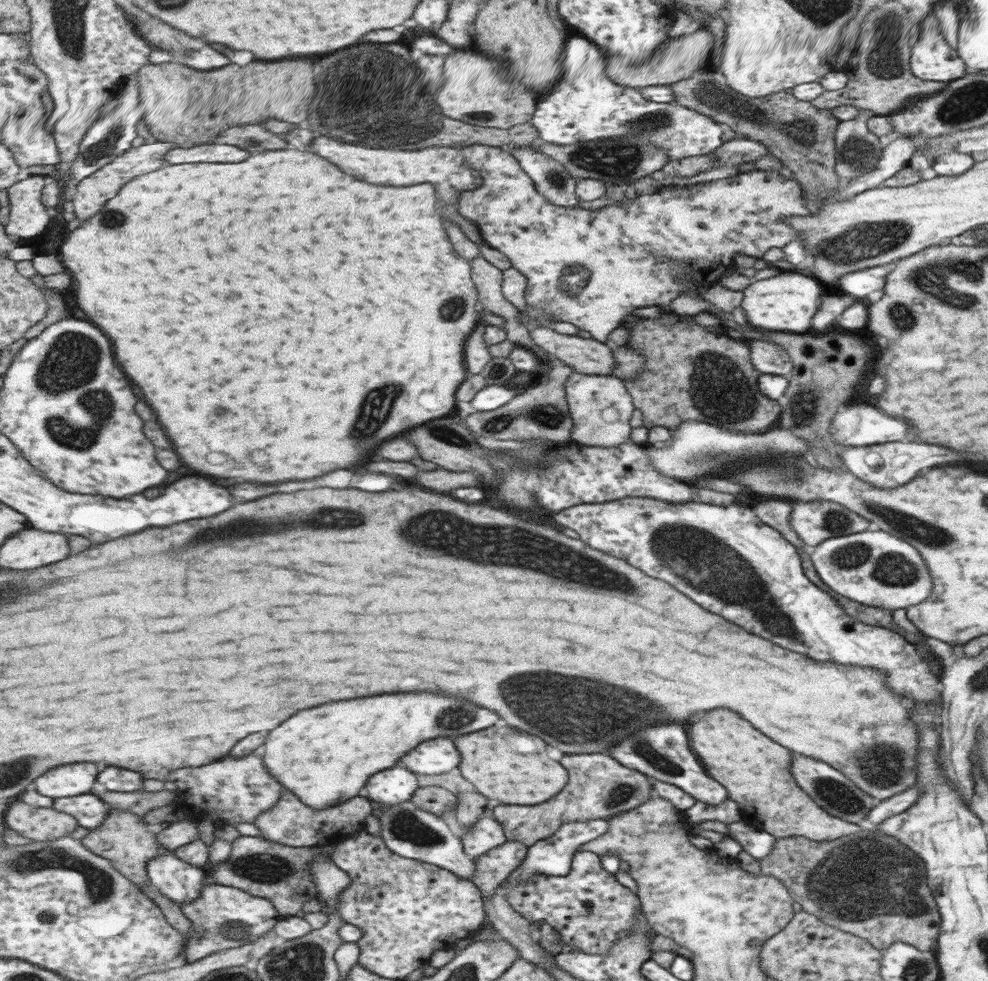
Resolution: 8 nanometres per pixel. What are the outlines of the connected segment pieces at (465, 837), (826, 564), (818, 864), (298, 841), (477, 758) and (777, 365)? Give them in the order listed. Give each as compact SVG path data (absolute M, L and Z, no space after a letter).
M479 818L461 837L464 852L472 860L488 854L494 847L500 847L508 840L505 828L494 818L489 820Z
M865 531L828 538L809 549L818 576L832 590L866 606L898 610L920 604L932 592L932 576L927 562L914 545L888 532Z
M876 828L870 830L860 829L852 838L854 838L852 842L846 842L846 837L829 841L813 841L803 836L777 838L774 846L771 848L770 854L760 860L761 874L777 877L778 880L784 881L786 888L789 888L789 891L794 897L794 902L801 910L815 914L822 921L825 921L826 924L833 925L844 932L849 932L850 934L862 936L862 938L870 940L870 944L873 944L876 948L886 950L896 942L904 942L914 945L917 949L921 949L922 952L934 951L939 940L939 931L942 927L942 916L940 915L934 892L926 884L927 866L923 863L923 860L898 839L890 835L883 835Z
M284 789L282 800L276 804L275 808L264 812L260 818L256 819L256 824L263 830L263 836L272 842L286 844L291 847L318 847L333 845L340 840L347 838L350 834L358 832L364 828L366 816L372 814L372 806L368 798L355 796L348 802L326 808L326 810L316 810L304 804L295 792Z
M491 726L486 728L486 732L474 732L462 738L458 736L454 744L458 744L457 750L462 752L462 777L472 783L486 799L497 800L502 805L530 806L545 803L544 800L550 800L568 782L568 772L558 762L550 760L546 742L527 732L519 732L507 726Z
M747 340L752 349L753 367L761 374L780 375L787 377L793 369L790 355L785 348L762 340Z

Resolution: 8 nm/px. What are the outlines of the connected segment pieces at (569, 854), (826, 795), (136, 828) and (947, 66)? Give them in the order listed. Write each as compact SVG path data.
M596 819L587 820L586 822L568 822L563 824L554 836L549 836L544 840L538 841L529 847L527 858L517 866L509 879L506 879L508 886L516 885L516 883L524 883L528 879L532 879L534 875L540 876L556 876L564 877L570 873L573 864L573 856L576 850L585 843L588 843L602 834L606 833L610 828L608 820Z
M794 756L793 776L798 780L798 784L802 788L806 788L806 792L821 806L830 816L842 818L842 820L859 824L866 819L871 811L880 800L873 798L867 792L862 792L860 788L854 786L854 782L850 782L844 774L840 774L836 768L832 768L830 764L822 762L822 760L814 760L814 758L806 758L806 756Z
M118 808L112 810L110 818L101 827L91 830L85 837L86 844L100 856L110 857L120 872L130 878L140 888L151 884L149 864L163 853L158 828L147 823L146 819L136 816L134 812L126 812Z
M934 12L928 13L919 24L915 43L911 45L910 71L922 80L949 83L964 76L964 62L939 29Z

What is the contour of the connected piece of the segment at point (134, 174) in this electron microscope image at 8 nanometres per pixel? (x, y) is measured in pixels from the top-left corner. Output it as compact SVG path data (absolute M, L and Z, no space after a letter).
M158 140L155 143L145 143L139 147L132 147L121 154L113 163L85 178L72 193L72 201L78 218L87 221L92 216L96 216L113 198L116 198L118 192L132 179L137 179L142 174L148 174L148 172L160 170L166 164L169 153L175 148L178 148L176 143Z

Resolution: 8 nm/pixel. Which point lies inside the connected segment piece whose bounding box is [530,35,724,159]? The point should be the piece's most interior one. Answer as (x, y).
(586, 105)

